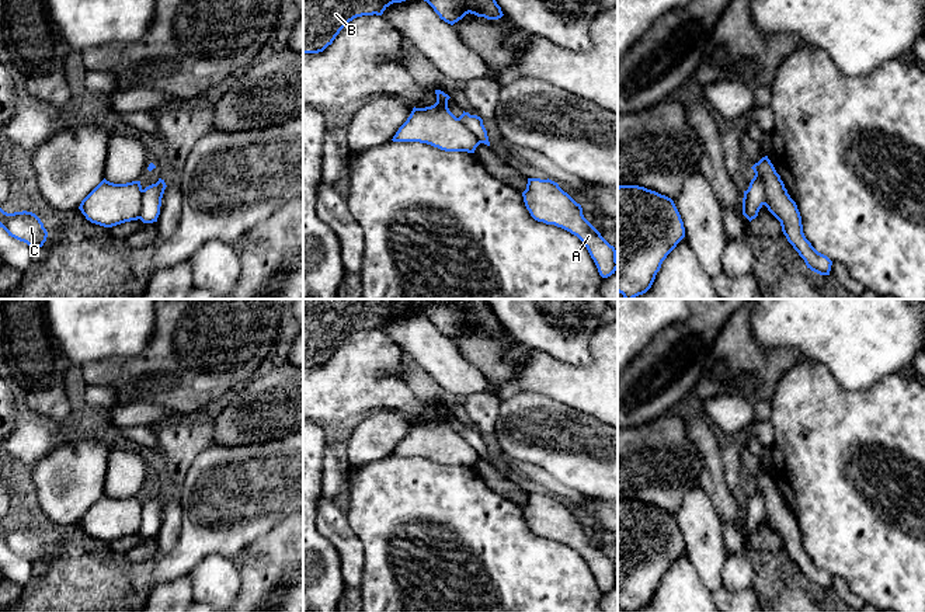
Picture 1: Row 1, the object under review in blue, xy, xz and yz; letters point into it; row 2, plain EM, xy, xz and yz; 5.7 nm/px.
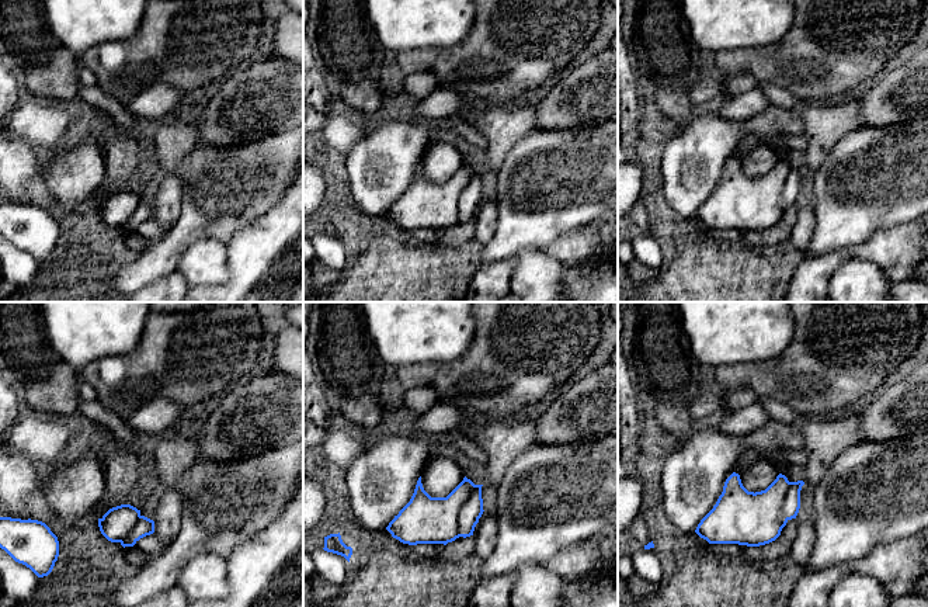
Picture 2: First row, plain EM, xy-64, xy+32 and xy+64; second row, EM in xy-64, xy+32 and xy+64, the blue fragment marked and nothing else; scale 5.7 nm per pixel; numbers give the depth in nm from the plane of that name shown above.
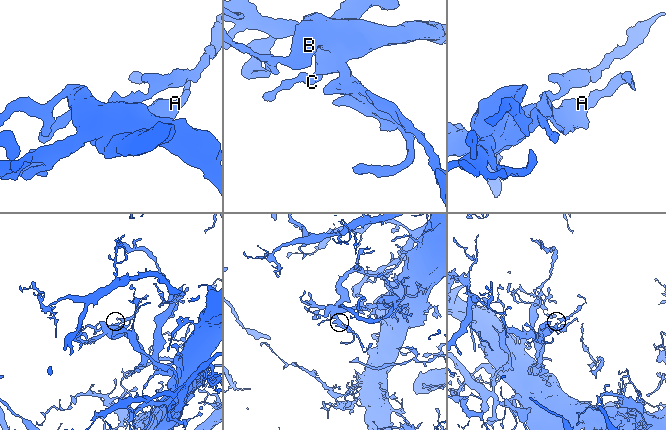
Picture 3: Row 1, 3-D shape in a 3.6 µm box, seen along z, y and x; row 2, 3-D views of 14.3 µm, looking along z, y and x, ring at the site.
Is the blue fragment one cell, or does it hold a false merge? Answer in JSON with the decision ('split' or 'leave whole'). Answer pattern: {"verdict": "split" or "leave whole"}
{"verdict": "split"}

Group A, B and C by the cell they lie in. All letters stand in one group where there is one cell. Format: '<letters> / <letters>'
A B / C

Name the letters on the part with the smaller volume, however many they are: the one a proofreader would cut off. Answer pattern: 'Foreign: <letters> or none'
Foreign: C

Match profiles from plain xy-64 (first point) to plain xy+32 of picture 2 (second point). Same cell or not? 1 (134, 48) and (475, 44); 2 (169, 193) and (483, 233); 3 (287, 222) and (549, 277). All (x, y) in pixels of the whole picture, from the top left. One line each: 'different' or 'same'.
1: same
2: same
3: different

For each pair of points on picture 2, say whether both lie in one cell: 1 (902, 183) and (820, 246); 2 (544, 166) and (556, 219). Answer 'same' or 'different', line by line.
1: same
2: same

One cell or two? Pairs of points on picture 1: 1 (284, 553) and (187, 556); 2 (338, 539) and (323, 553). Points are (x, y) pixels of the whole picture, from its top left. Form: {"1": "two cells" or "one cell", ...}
{"1": "two cells", "2": "two cells"}

